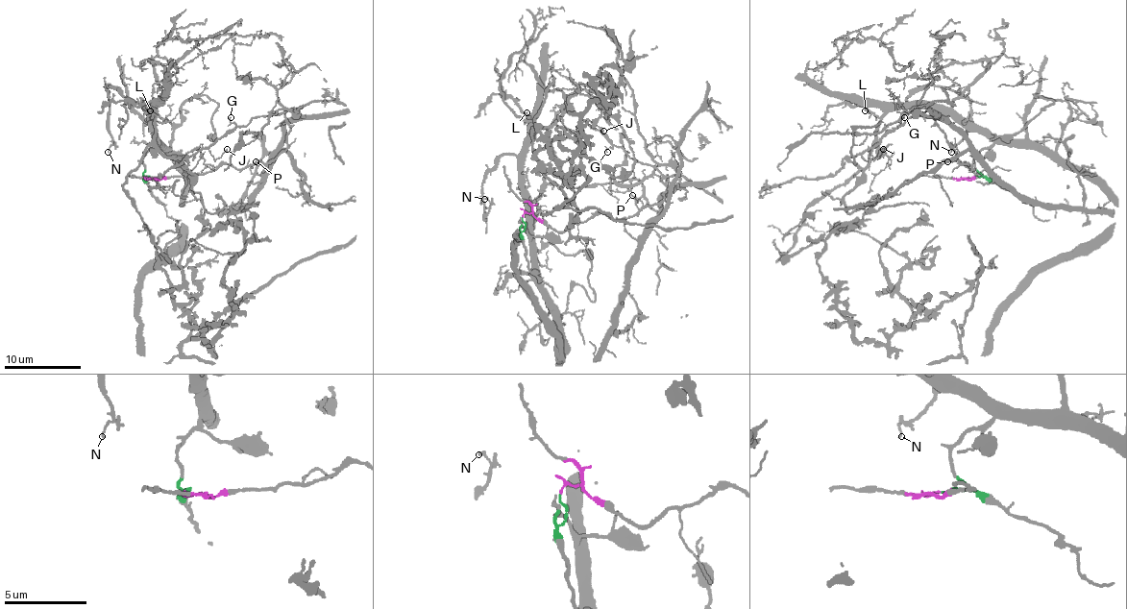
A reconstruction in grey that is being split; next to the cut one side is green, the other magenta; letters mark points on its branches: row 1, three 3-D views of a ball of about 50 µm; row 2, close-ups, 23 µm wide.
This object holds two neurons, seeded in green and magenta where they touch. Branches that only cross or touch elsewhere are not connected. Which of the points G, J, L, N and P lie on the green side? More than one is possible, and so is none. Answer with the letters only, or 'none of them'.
L, N

